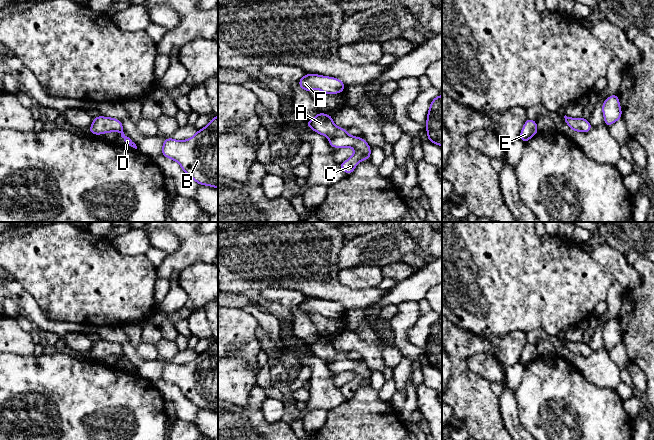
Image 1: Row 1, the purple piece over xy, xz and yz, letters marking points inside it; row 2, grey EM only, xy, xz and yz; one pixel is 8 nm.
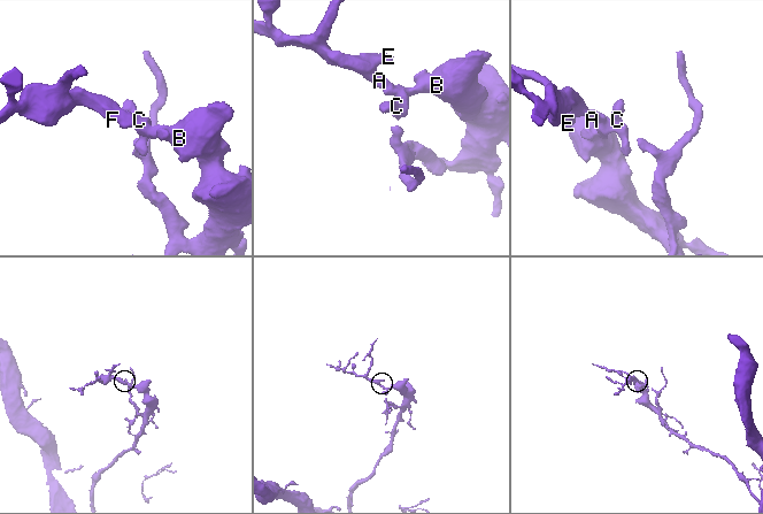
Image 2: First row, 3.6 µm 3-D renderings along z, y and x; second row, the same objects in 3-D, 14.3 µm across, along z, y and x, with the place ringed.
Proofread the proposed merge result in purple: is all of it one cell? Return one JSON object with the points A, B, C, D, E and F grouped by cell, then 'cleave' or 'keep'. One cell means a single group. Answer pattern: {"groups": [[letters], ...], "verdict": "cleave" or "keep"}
{"groups": [["A", "B", "C", "D", "E", "F"]], "verdict": "keep"}

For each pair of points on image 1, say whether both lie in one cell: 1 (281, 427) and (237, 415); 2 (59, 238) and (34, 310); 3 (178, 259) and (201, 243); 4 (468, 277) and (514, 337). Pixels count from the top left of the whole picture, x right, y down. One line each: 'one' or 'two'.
1: one
2: two
3: one
4: two

